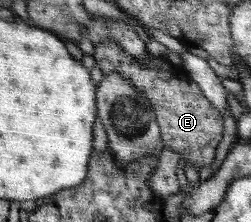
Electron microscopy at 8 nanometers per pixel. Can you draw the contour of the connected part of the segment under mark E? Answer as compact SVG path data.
M105 38L103 45L95 46L95 53L92 56L103 76L118 73L147 96L165 148L175 151L180 161L185 161L185 164L198 170L211 165L215 160L217 145L221 143L223 137L222 114L207 99L187 95L187 79L171 79L171 63L167 65L157 57L137 62L109 38Z

